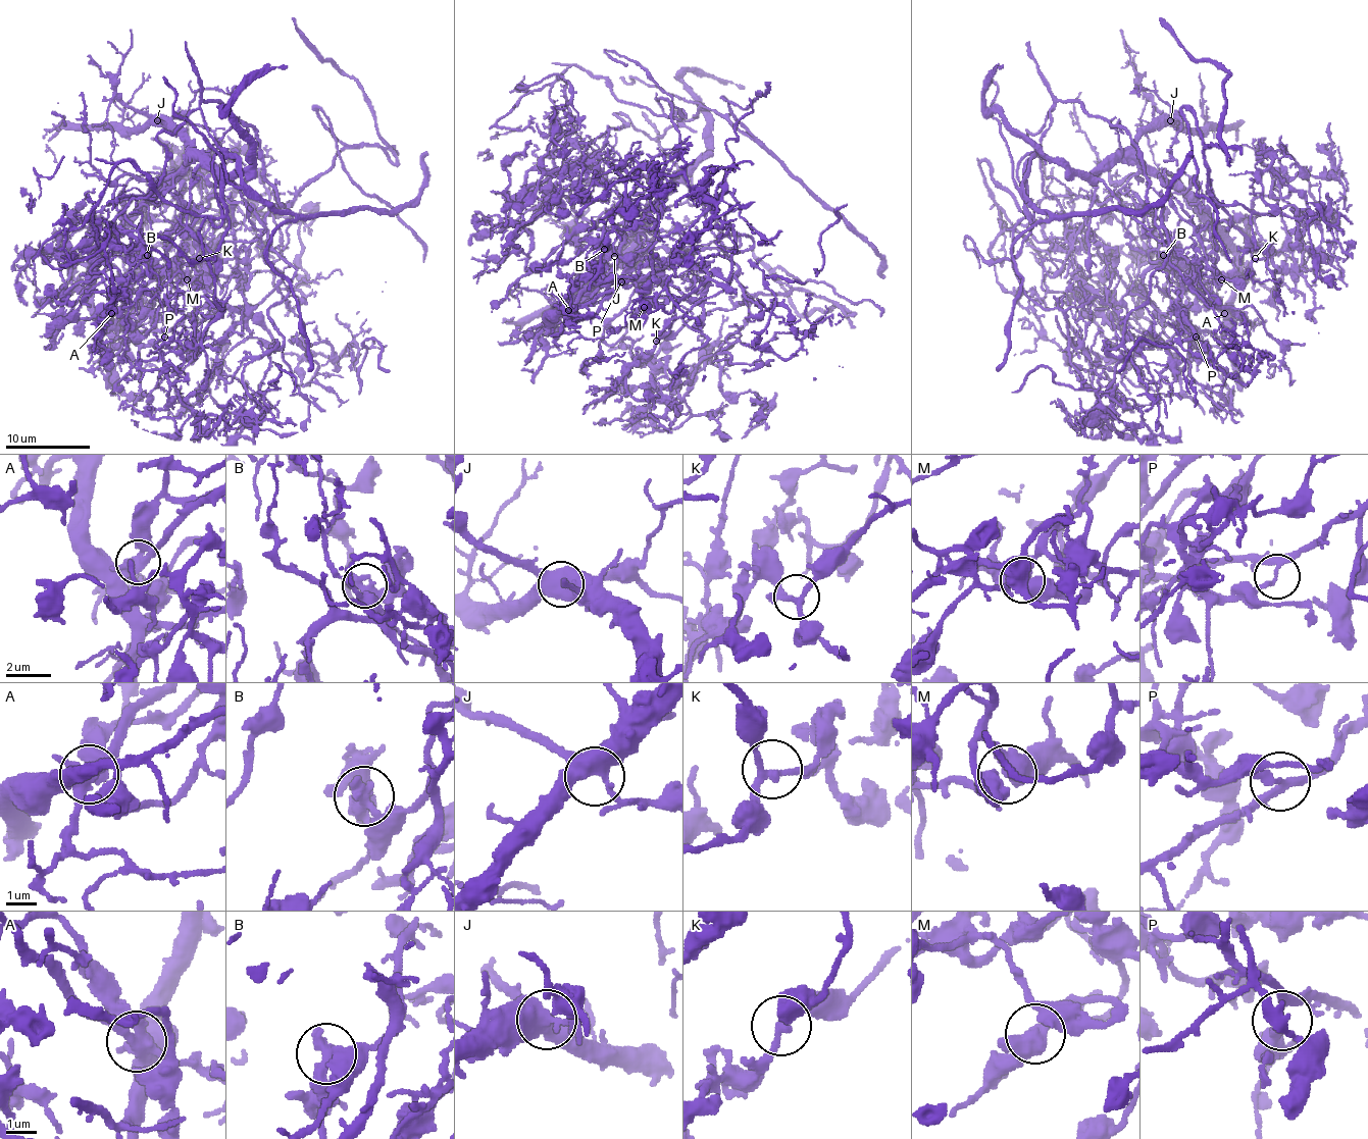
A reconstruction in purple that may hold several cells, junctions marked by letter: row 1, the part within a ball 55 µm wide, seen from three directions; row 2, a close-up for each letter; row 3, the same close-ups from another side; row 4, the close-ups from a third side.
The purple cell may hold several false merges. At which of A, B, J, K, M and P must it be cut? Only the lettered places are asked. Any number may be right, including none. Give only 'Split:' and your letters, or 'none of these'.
Split: A, B, P

